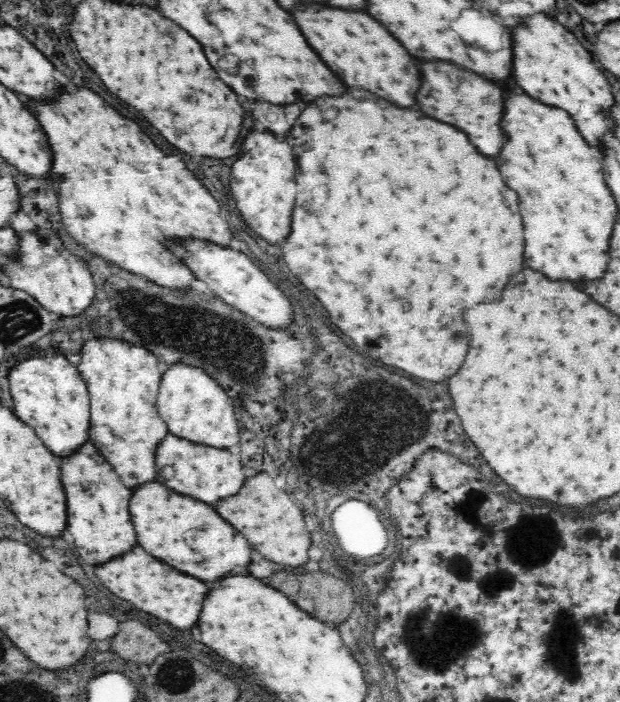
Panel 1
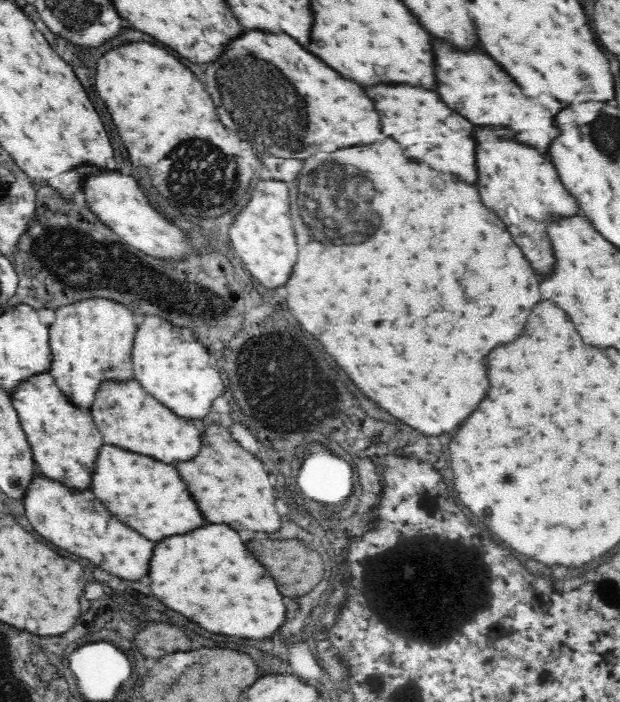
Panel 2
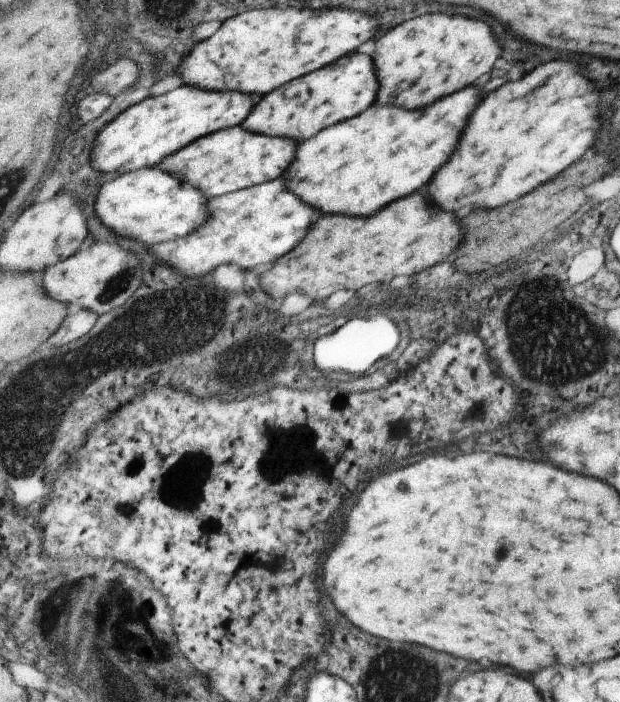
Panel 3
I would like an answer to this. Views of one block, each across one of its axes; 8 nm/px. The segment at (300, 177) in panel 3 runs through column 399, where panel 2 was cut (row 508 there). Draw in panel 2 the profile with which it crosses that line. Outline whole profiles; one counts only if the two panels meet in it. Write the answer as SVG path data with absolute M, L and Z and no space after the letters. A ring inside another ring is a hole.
M102 446L92 478L92 492L120 522L132 526L152 542L186 534L206 524L174 466L164 466L154 458L132 454L116 446Z

